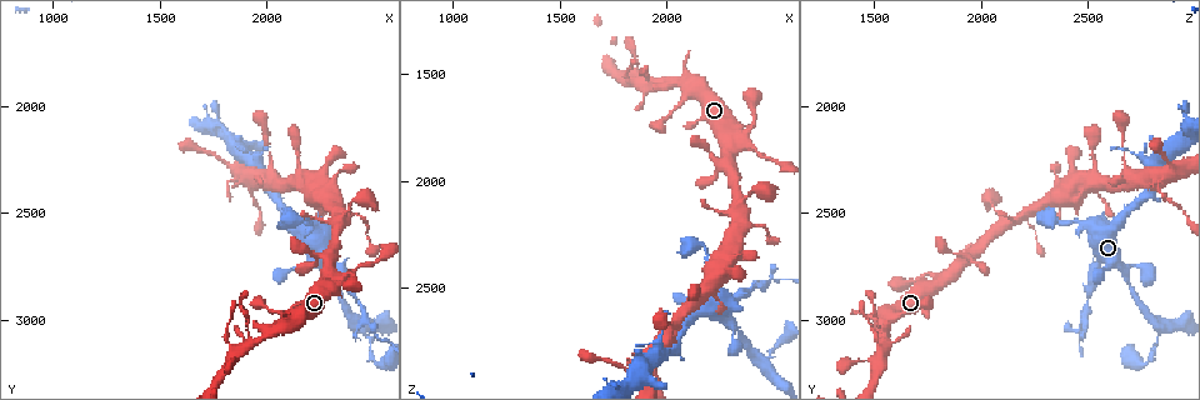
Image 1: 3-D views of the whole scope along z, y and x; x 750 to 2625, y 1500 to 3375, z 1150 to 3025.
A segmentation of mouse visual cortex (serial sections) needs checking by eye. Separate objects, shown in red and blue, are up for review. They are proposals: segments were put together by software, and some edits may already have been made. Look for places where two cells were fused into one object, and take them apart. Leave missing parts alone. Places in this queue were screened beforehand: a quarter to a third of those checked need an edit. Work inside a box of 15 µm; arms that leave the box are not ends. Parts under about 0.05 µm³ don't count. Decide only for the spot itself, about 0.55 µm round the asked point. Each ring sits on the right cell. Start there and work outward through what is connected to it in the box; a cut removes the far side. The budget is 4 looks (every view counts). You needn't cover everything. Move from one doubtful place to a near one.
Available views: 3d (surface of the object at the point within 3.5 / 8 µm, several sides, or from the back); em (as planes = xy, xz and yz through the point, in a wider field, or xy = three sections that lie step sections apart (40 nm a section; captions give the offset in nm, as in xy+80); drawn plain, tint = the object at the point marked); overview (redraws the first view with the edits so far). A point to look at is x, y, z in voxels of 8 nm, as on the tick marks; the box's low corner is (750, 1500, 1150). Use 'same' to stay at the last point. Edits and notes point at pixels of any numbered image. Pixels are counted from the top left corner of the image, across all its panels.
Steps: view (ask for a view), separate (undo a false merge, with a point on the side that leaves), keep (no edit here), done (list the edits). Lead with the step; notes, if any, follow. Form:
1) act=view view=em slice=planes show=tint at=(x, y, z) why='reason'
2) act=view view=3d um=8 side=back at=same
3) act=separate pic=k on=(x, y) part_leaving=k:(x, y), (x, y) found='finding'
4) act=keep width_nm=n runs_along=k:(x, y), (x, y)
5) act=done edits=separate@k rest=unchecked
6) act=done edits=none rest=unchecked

act=view view=3d um=3.5 at=(2400, 2490, 2210) why='three arms meet'

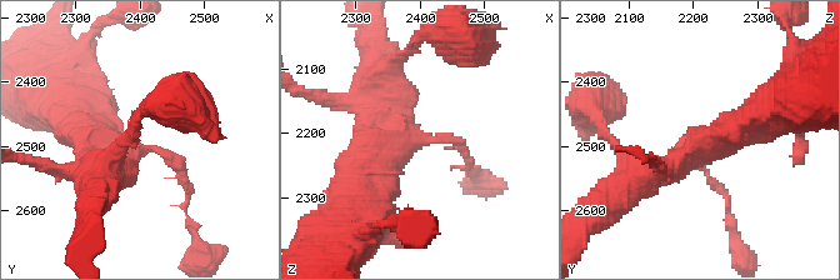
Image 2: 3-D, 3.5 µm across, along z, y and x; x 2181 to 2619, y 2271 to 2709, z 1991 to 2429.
act=view view=em slice=xy step=2 show=tint at=(2385, 2505, 2215) arms=3 arm_widths_nm=100,400,450 why='need the tissue'

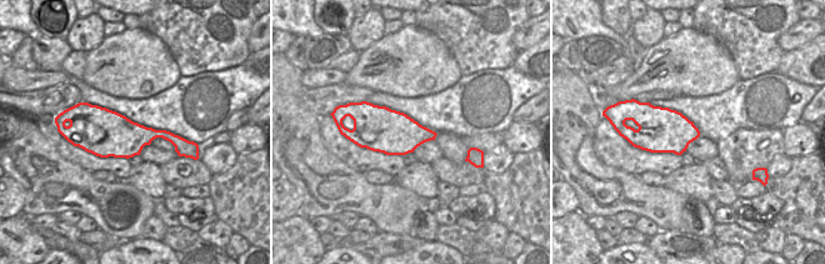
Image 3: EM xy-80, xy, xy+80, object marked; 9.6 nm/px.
act=keep runs_along=2:(379, 80), (390, 135), (453, 138), (468, 160) found='one cell here'

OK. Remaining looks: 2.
act=view view=3d um=3.5 at=(1950, 2360, 2790) why='side arm on a straight run'

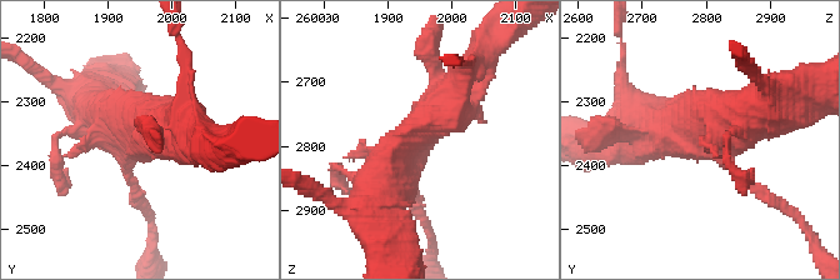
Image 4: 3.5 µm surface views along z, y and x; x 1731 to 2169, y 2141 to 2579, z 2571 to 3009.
act=view view=em slice=planes show=tint at=(1950, 2365, 2790)

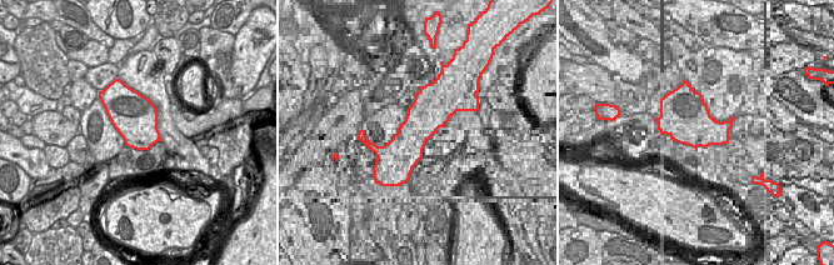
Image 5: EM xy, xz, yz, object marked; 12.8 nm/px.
act=keep runs_along=4:(479, 61), (383, 186) found='one cell here'

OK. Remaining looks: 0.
act=done edits=none rest=unchecked

